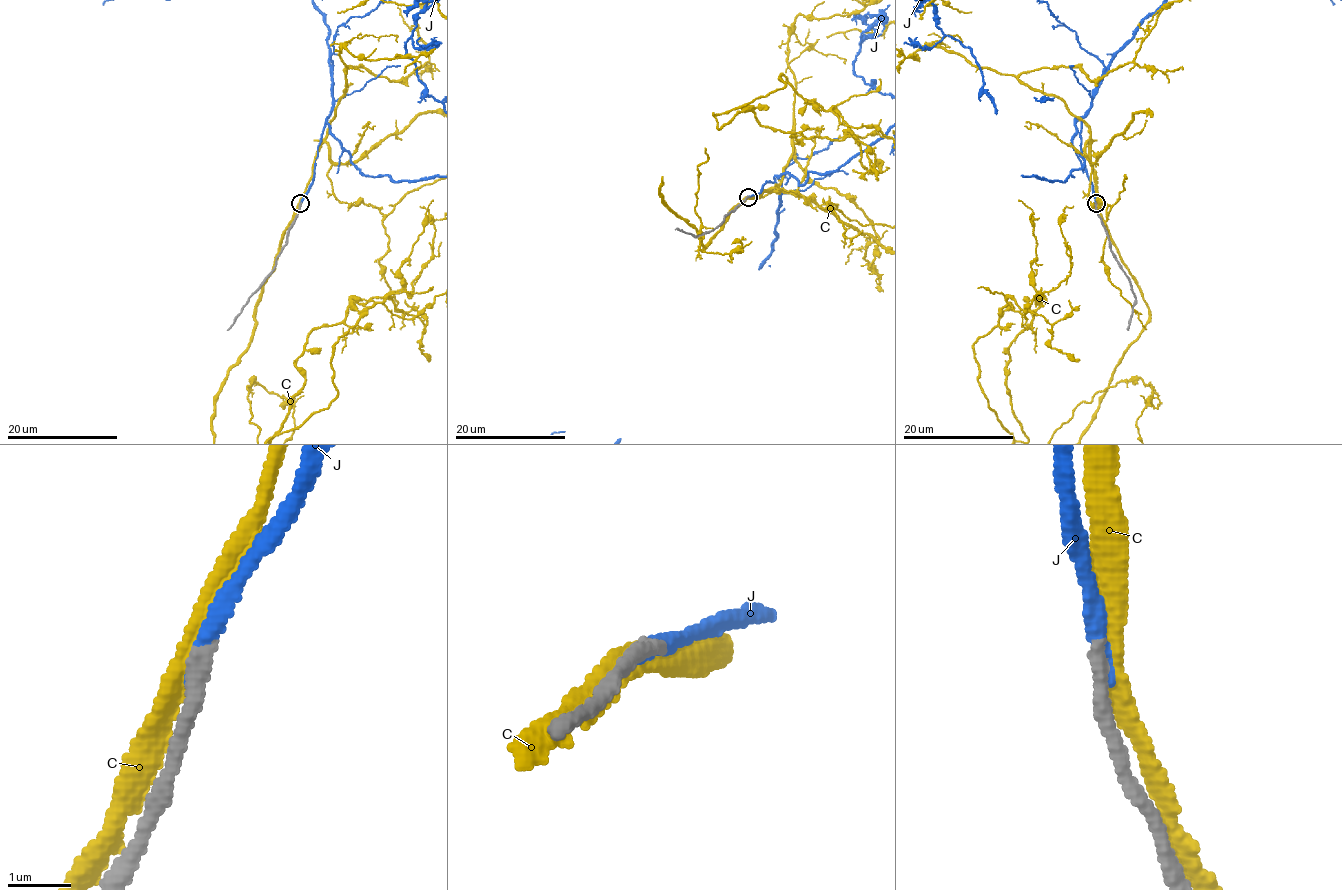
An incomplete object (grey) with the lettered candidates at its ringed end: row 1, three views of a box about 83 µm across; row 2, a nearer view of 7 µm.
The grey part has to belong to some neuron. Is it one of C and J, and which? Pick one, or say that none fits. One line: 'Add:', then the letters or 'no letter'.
Add: J

